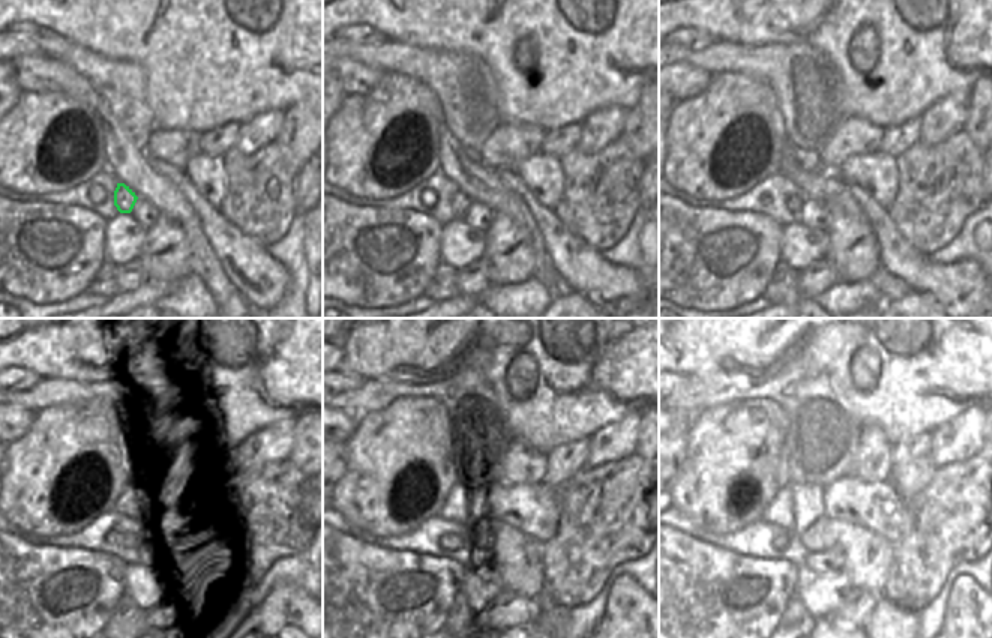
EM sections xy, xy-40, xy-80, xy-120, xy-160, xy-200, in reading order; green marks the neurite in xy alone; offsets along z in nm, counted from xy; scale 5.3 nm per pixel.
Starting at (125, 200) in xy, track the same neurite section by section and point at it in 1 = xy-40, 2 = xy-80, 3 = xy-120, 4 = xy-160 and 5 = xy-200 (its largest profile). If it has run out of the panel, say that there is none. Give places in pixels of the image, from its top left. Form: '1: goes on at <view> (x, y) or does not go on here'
1: goes on at xy-40 (459, 201)
2: goes on at xy-80 (794, 203)
3: goes on at xy-120 (113, 538)
4: goes on at xy-160 (446, 541)
5: goes on at xy-200 (778, 541)

